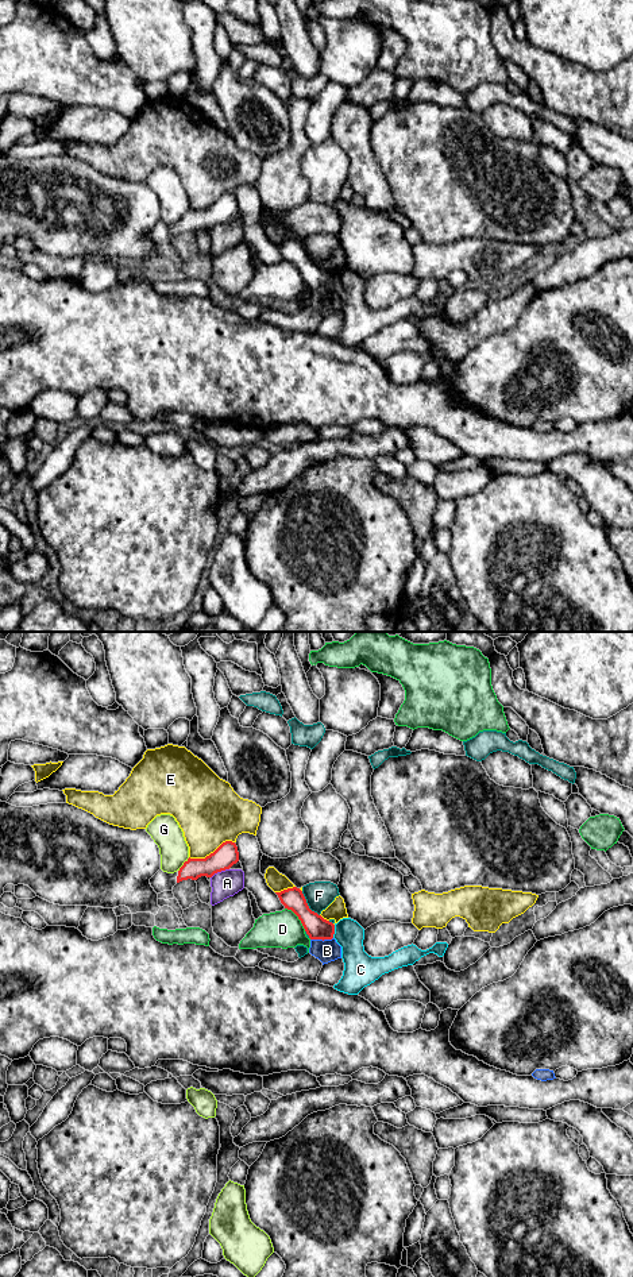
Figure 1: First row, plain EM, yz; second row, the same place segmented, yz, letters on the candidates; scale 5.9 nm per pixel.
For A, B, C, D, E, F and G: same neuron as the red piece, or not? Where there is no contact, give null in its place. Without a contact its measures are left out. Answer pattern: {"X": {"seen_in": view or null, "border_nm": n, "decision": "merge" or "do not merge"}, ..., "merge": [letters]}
{"A": {"seen_in": "yz", "border_nm": 130, "decision": "do not merge"}, "B": {"seen_in": "yz", "border_nm": 140, "decision": "do not merge"}, "C": {"seen_in": "yz", "border_nm": 80, "decision": "do not merge"}, "D": {"seen_in": "yz", "border_nm": 190, "decision": "do not merge"}, "E": {"seen_in": "yz", "border_nm": 280, "decision": "do not merge"}, "F": {"seen_in": "yz", "border_nm": 190, "decision": "do not merge"}, "G": {"seen_in": "yz", "border_nm": 110, "decision": "do not merge"}, "merge": []}

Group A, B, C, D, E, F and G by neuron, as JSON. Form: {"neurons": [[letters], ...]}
{"neurons": [["A"], ["B"], ["C"], ["D"], ["E"], ["F"], ["G"]]}

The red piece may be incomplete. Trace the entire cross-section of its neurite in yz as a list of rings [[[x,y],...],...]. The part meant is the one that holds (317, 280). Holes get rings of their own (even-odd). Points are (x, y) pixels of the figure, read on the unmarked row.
[[[293,239],[275,246],[285,261],[292,262],[298,269],[310,292],[333,290],[335,277],[309,261],[300,240]]]

